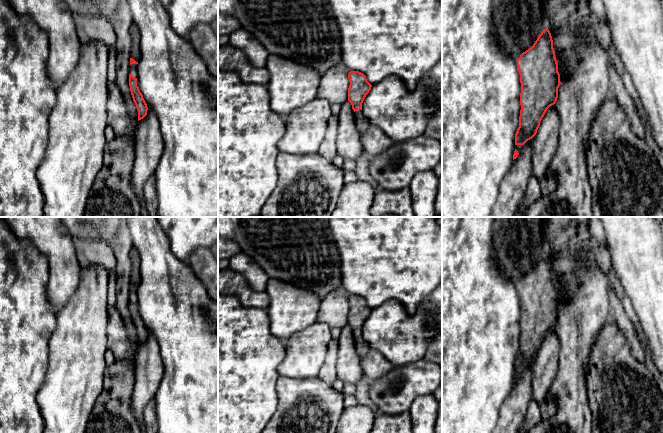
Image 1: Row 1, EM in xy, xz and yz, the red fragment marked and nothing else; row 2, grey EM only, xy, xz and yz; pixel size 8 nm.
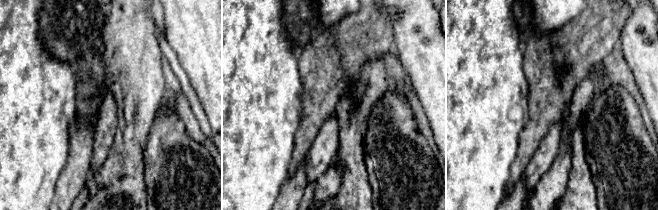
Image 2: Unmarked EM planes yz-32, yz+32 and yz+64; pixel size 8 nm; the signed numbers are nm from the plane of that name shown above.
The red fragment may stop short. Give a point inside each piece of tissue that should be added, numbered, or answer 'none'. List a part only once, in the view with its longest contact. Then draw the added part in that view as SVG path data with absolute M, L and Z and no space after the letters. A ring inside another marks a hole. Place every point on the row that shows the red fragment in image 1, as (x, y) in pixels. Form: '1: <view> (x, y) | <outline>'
1: xy (133, 67) | M131 64L129 68L129 74L131 74L134 78L137 79L137 86L138 86L138 72L137 72L137 65L138 64ZM138 86L139 87L139 86Z

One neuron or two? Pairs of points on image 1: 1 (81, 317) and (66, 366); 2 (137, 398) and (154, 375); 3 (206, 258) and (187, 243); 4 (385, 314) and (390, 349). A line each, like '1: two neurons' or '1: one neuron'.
1: one neuron
2: one neuron
3: two neurons
4: one neuron

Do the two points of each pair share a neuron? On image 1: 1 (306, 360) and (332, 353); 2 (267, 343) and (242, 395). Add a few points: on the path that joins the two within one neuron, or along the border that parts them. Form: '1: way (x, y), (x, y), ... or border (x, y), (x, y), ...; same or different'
1: border (332, 339), (328, 344), (324, 363), (317, 376); different
2: way (254, 356), (242, 368), (242, 382); same

